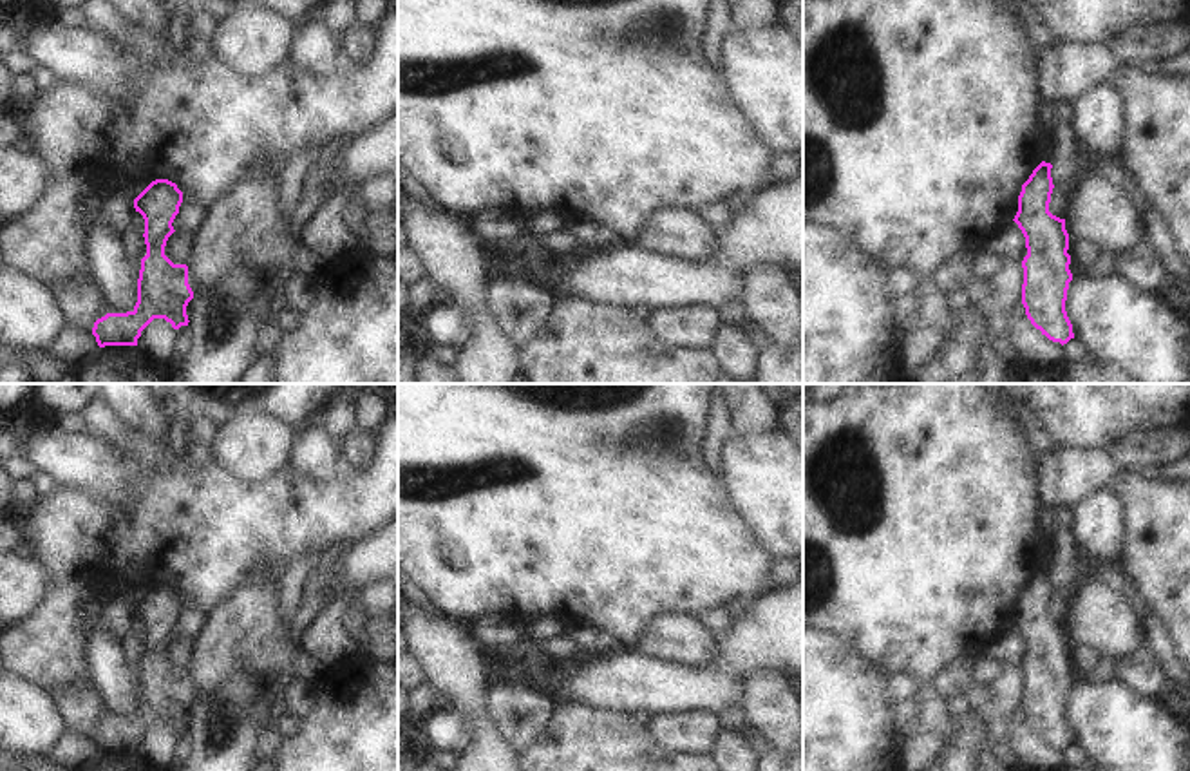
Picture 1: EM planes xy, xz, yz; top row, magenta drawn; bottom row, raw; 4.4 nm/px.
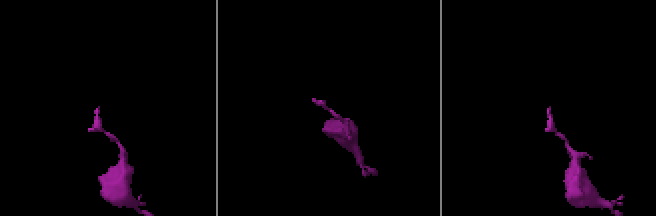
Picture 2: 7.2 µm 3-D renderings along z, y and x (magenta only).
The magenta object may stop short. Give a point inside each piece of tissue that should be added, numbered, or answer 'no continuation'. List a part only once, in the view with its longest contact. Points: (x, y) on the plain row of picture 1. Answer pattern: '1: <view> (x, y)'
no continuation

